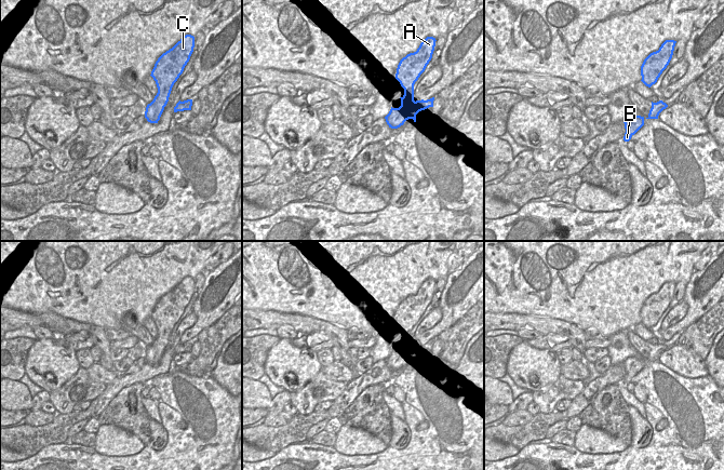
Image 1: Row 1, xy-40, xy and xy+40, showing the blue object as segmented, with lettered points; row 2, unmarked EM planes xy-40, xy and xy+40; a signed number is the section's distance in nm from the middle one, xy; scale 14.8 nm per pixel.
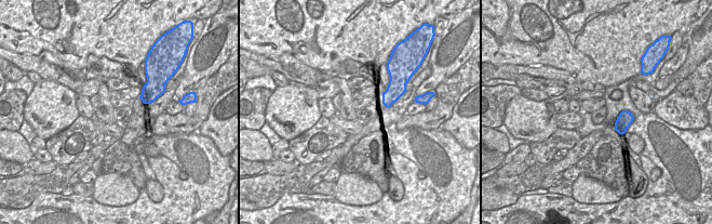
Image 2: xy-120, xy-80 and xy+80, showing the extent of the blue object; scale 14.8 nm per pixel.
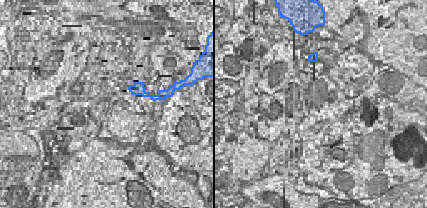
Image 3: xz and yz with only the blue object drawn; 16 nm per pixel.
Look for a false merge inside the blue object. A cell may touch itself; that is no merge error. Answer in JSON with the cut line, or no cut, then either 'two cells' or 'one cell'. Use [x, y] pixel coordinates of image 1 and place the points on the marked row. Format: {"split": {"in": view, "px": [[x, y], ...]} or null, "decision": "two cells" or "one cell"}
{"split": null, "decision": "one cell"}

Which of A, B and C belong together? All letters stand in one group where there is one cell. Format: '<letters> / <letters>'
A B C

